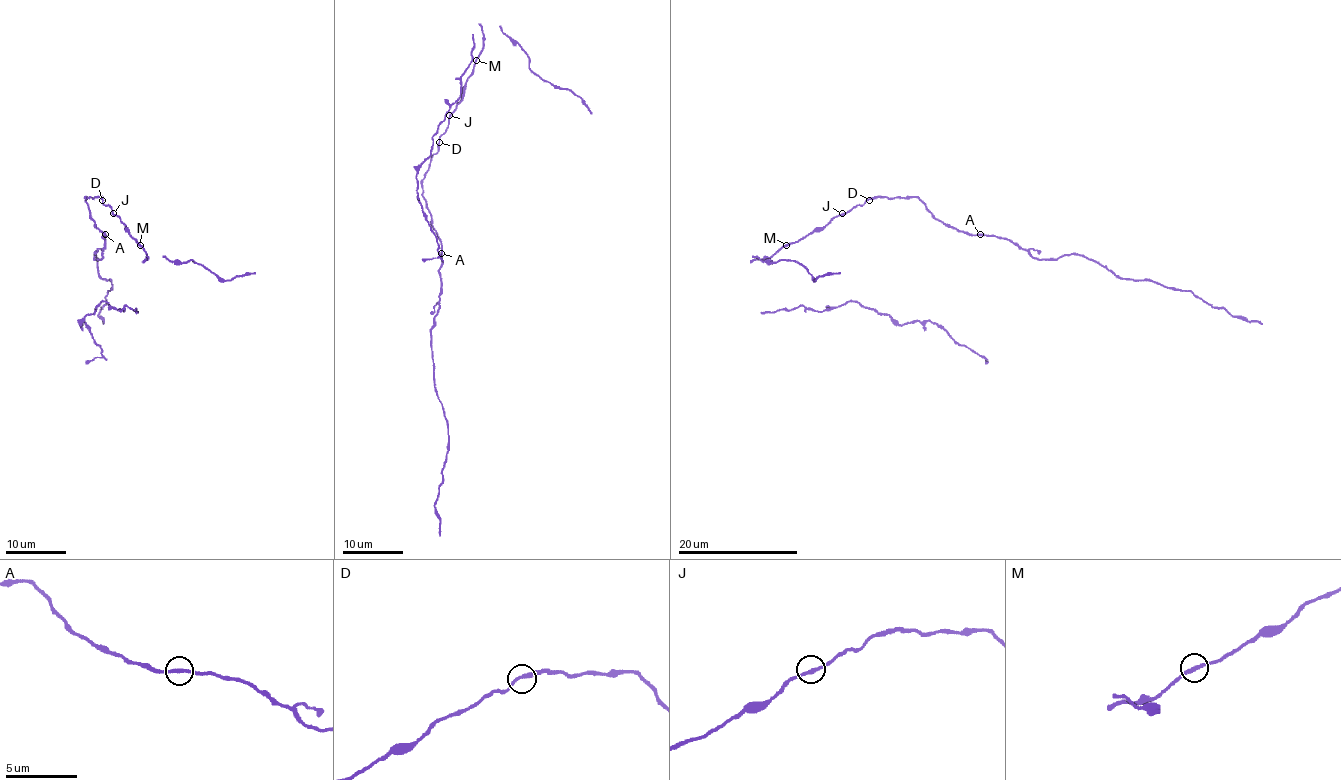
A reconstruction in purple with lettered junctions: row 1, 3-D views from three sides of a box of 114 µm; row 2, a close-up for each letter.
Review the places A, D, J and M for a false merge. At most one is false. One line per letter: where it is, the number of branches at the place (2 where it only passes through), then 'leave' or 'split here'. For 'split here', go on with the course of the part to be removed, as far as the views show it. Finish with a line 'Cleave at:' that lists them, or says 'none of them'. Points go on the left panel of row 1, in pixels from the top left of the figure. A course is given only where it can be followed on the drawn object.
A: place (105, 234); branches 2; split here; course (105, 234), (102, 257), (98, 260), (95, 254), (101, 278), (111, 282), (98, 315), (104, 321), (102, 324)
D: place (102, 200); branches 2; leave
J: place (113, 213); branches 2; leave
M: place (140, 245); branches 2; leave
Cleave at: A

